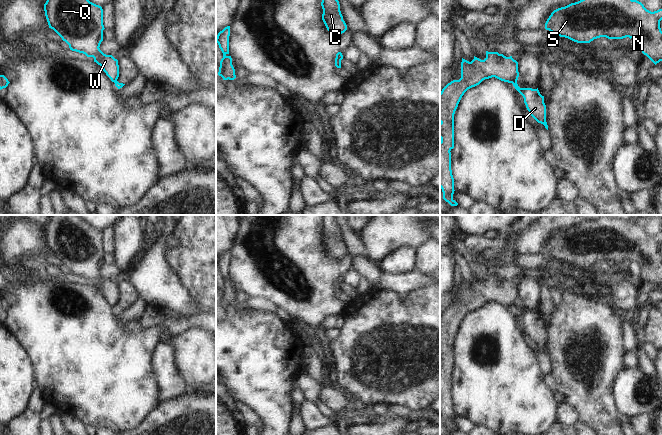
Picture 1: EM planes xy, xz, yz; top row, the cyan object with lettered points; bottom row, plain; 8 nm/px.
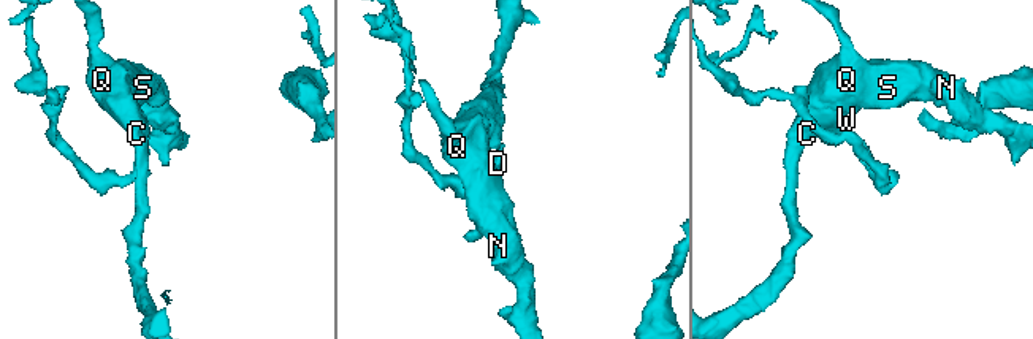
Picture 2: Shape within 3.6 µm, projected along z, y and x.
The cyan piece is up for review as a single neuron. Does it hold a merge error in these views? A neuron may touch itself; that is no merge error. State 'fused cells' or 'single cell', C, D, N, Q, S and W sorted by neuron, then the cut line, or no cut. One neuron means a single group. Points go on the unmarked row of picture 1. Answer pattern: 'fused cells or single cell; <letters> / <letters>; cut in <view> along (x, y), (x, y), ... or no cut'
fused cells; C N Q S W / D; cut in yz along (516, 304), (510, 306)

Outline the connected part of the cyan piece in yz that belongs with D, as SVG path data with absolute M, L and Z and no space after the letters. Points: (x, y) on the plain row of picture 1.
M517 305L511 306L515 313L523 320L524 327L530 339L538 346L545 350L548 354L546 346L546 329L544 327L544 320L542 320L537 313L520 312Z

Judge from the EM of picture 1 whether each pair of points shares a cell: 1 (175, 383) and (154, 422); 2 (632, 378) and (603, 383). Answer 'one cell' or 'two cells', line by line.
1: two cells
2: two cells

